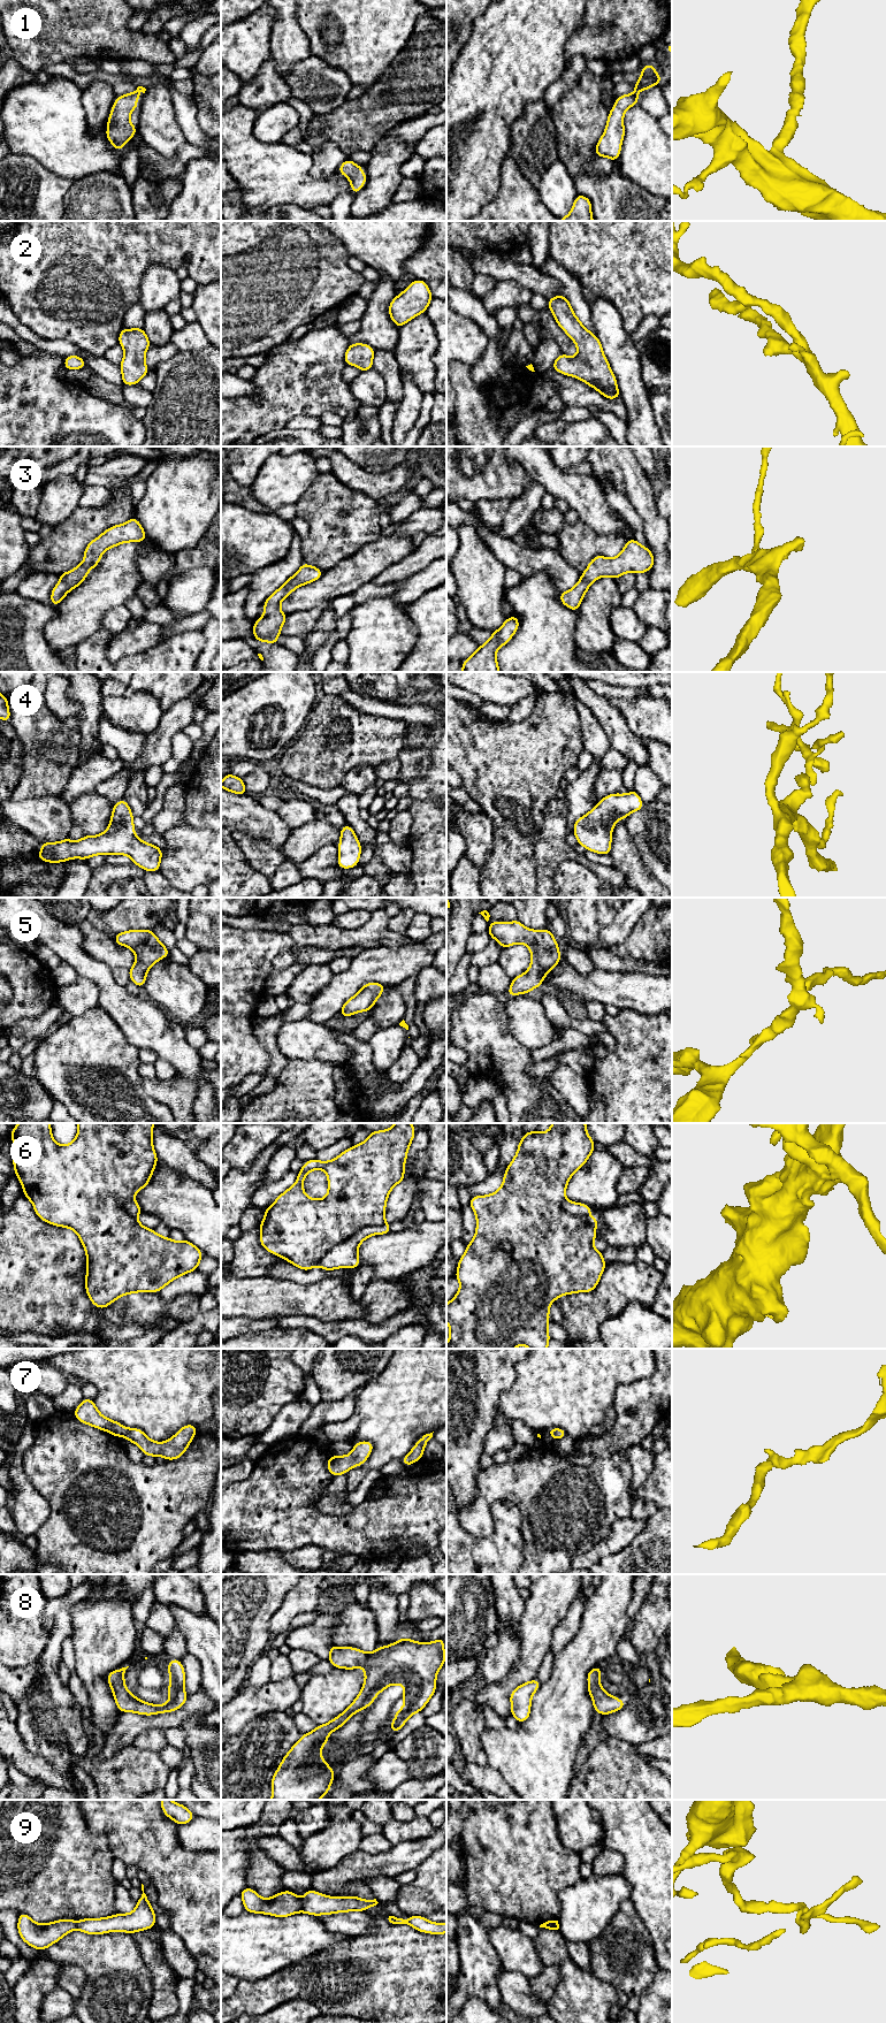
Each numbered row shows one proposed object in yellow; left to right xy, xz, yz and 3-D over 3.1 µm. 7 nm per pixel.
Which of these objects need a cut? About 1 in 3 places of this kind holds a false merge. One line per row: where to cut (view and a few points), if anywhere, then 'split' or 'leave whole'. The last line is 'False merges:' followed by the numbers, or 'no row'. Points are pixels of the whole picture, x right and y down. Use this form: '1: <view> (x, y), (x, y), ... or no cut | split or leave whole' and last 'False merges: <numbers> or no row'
1: no cut | leave whole
2: no cut | leave whole
3: no cut | leave whole
4: no cut | leave whole
5: no cut | leave whole
6: no cut | leave whole
7: no cut | leave whole
8: no cut | leave whole
9: xz (300, 1901), (302, 1910) | split
False merges: 9

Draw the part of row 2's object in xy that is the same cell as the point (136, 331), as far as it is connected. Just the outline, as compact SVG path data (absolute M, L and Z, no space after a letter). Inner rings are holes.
M122 328L119 344L124 349L124 357L120 364L122 384L137 384L150 372L145 364L145 353L151 345L150 339L143 328Z

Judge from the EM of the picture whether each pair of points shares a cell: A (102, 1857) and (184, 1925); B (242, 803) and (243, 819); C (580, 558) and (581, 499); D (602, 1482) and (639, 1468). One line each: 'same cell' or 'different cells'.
A: different cells
B: same cell
C: different cells
D: different cells

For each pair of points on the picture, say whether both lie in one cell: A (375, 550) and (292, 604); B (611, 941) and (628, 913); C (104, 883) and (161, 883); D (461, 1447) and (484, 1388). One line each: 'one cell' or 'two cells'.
A: one cell
B: one cell
C: one cell
D: one cell

